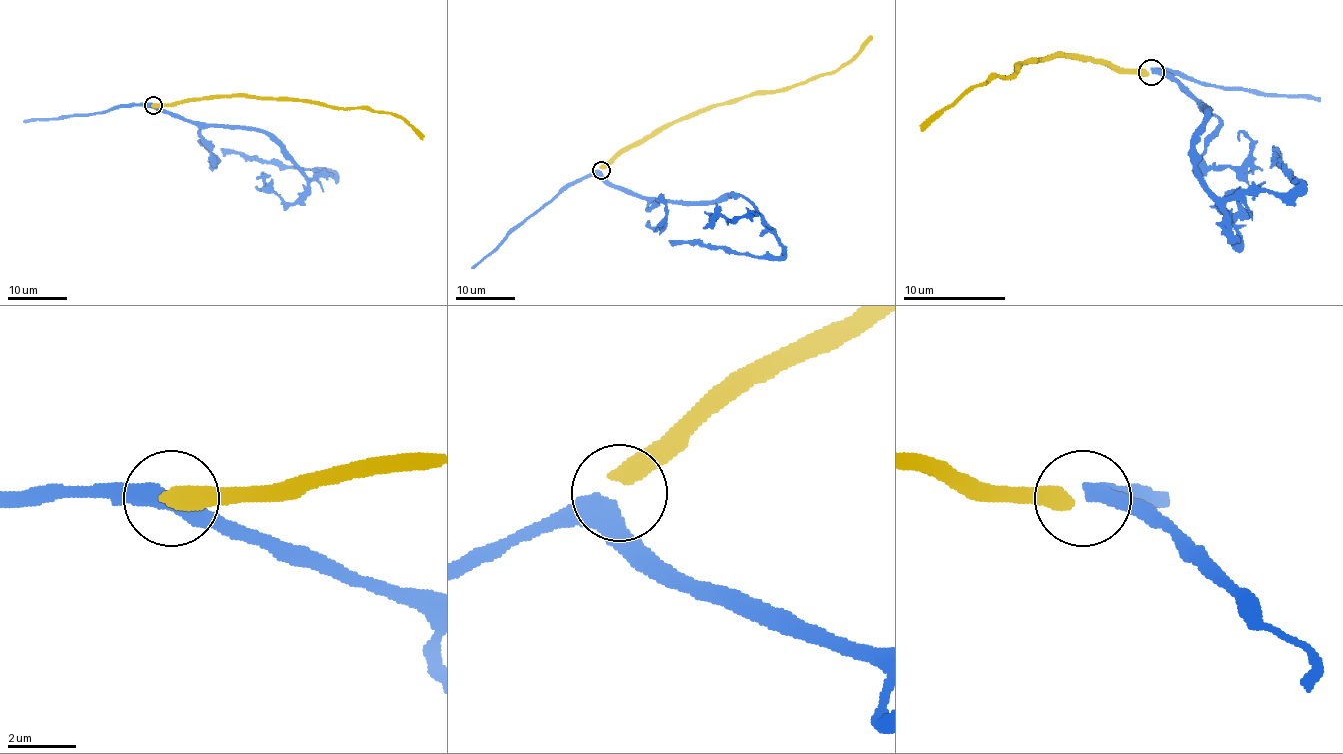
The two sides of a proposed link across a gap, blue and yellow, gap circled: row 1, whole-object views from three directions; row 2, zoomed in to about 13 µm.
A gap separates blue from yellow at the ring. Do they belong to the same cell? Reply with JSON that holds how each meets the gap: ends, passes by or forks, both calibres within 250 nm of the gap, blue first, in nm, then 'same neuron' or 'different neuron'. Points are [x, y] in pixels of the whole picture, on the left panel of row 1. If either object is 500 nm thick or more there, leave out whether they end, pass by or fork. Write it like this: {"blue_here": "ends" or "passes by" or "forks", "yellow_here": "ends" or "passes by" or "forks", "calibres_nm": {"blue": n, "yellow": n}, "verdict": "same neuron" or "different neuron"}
{"calibres_nm": {"blue": 440, "yellow": 550}, "verdict": "same neuron"}

